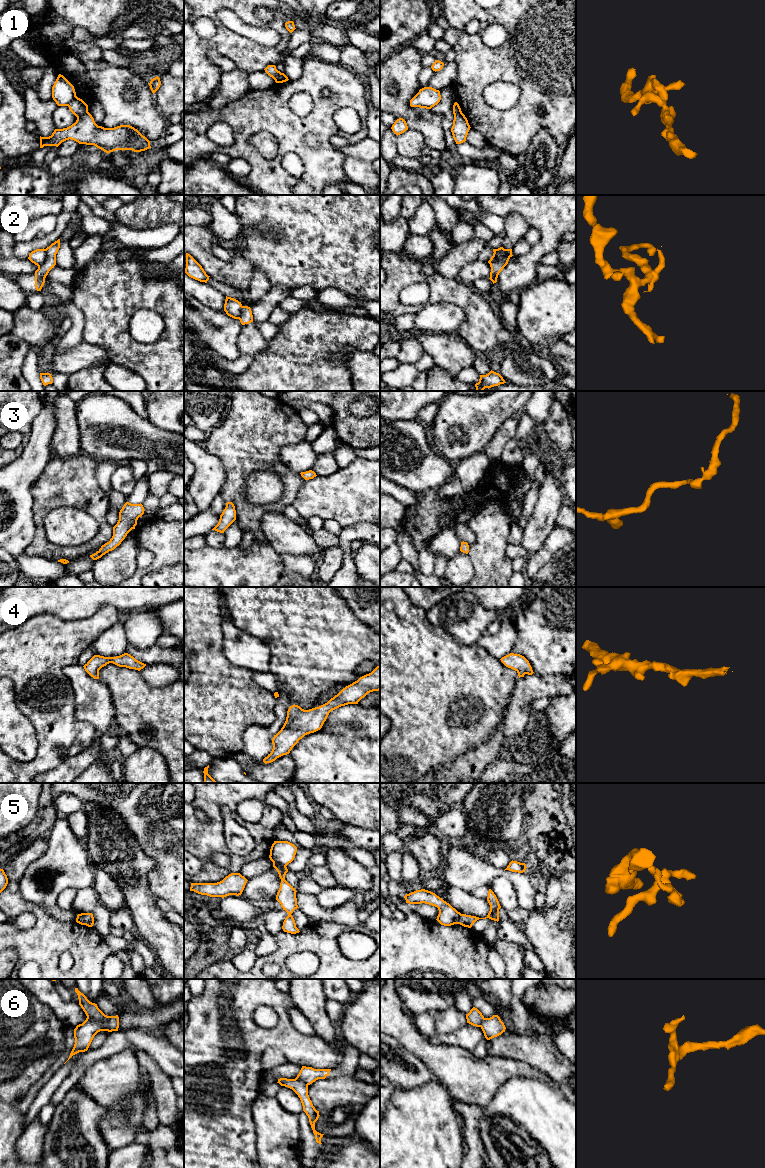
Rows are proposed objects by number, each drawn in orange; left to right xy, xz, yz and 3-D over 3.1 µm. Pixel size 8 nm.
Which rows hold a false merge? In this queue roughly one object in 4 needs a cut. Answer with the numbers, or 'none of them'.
1, 2, 5, 6

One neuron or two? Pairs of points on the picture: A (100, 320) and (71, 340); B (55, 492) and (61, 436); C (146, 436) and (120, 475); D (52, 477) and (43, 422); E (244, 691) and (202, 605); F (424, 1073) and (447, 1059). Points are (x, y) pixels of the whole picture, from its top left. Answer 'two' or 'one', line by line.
A: two
B: two
C: two
D: two
E: one
F: two

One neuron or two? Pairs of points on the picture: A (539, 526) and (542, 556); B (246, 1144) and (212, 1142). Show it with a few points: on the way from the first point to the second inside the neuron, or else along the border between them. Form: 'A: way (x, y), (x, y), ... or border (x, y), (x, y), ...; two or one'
A: border (554, 527), (544, 544), (527, 558); two
B: way (238, 1144), (220, 1144); one

